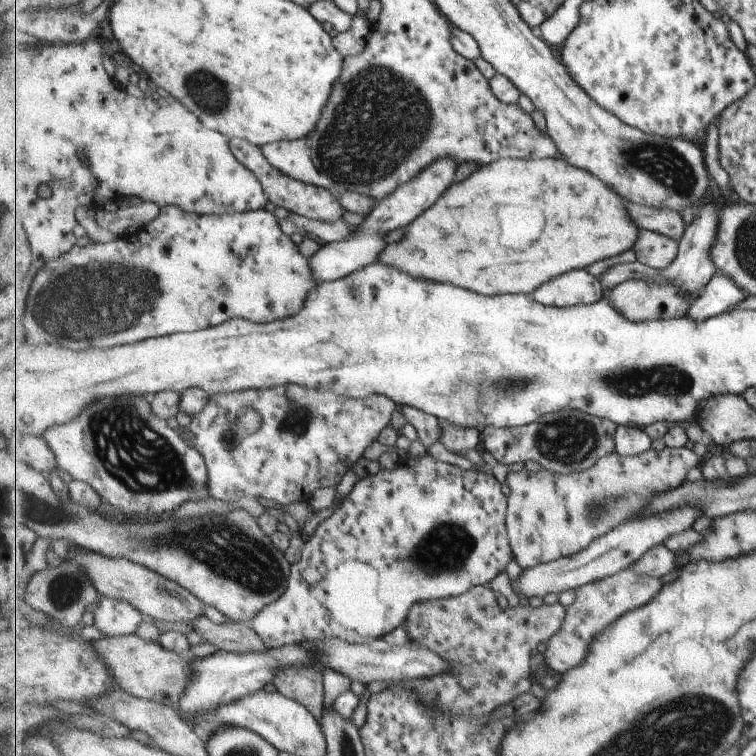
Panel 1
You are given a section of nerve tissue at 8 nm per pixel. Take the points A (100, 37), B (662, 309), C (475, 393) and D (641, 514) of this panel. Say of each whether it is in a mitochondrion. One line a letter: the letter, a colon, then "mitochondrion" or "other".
A: other
B: other
C: mitochondrion
D: other

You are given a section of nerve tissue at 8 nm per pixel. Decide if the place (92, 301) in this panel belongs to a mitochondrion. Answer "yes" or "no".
yes

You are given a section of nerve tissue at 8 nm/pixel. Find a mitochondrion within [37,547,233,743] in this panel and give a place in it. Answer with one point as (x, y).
(65, 591)

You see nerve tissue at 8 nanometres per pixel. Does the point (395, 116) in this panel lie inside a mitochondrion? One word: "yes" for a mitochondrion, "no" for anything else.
yes

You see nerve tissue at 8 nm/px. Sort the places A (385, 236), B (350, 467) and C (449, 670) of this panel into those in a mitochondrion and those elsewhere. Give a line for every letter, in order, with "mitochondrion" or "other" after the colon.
A: other
B: other
C: other

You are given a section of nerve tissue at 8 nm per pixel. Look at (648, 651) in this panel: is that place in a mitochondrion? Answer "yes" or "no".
no

